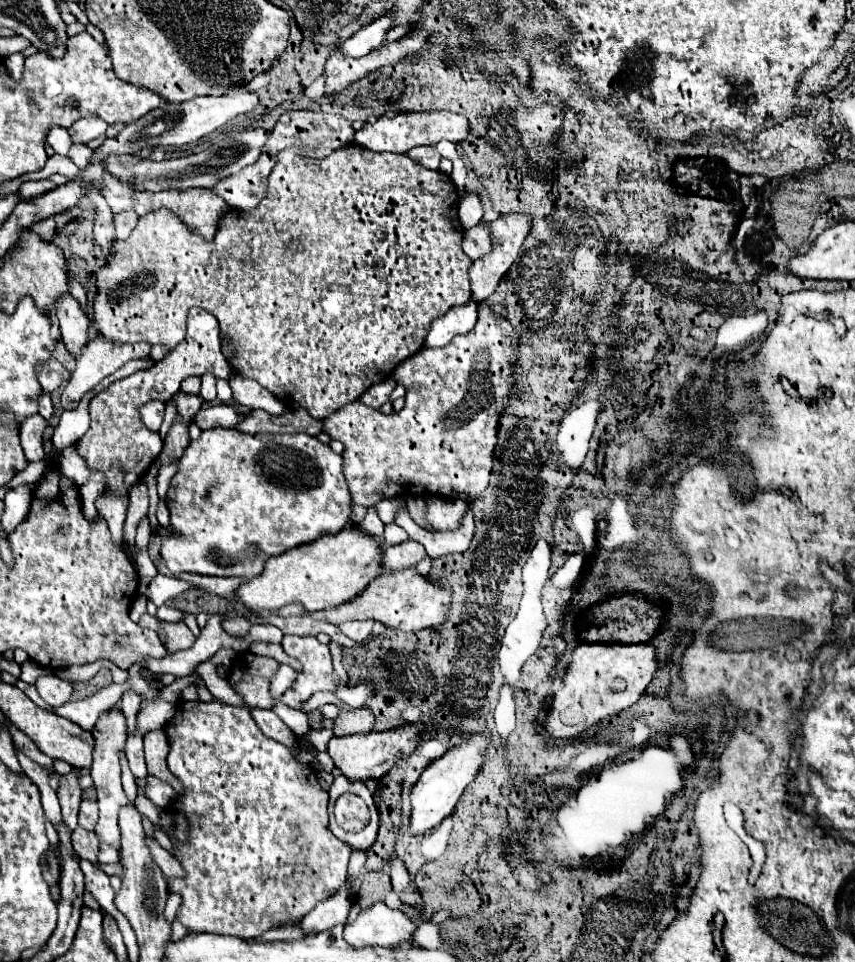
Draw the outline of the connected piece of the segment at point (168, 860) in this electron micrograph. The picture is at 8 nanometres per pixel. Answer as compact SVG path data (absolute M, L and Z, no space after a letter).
M145 837L145 843L147 843L147 847L149 847L149 851L151 851L153 859L155 859L155 863L165 873L165 877L179 877L179 875L183 875L183 869L179 867L179 863L175 861L175 857L167 849L163 849L153 837Z

